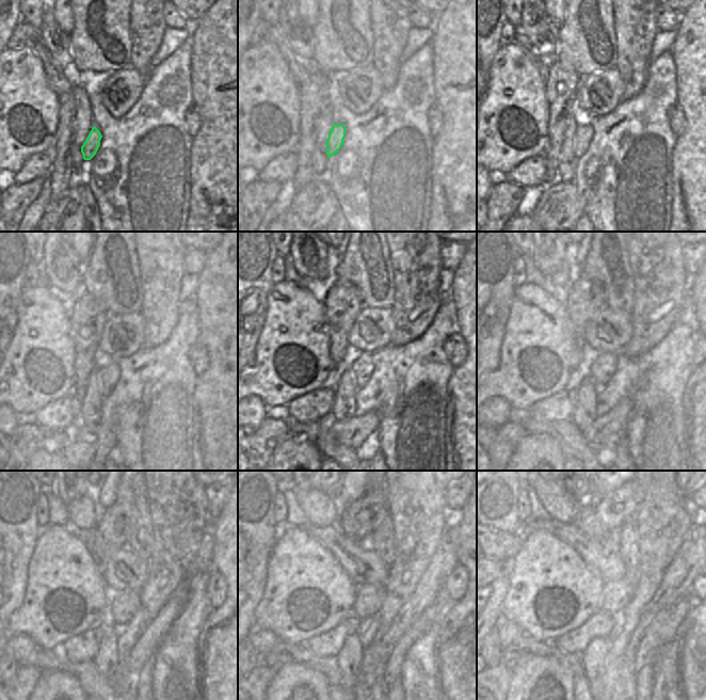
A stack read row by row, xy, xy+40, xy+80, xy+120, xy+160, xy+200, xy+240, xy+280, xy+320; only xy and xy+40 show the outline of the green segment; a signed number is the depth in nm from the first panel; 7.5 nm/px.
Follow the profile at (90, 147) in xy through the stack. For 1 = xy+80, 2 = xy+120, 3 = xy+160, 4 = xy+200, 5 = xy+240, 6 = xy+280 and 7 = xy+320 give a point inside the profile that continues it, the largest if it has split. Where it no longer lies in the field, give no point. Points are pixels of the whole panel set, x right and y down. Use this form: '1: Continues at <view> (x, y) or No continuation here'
1: Continues at xy+80 (583, 134)
2: Continues at xy+120 (108, 377)
3: Continues at xy+160 (362, 367)
4: Continues at xy+200 (603, 365)
5: Continues at xy+240 (124, 605)
6: Continues at xy+280 (369, 598)
7: Continues at xy+320 (614, 593).

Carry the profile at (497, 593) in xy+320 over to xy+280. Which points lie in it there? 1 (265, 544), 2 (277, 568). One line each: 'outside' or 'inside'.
1: inside
2: outside

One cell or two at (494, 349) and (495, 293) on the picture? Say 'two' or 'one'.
one

